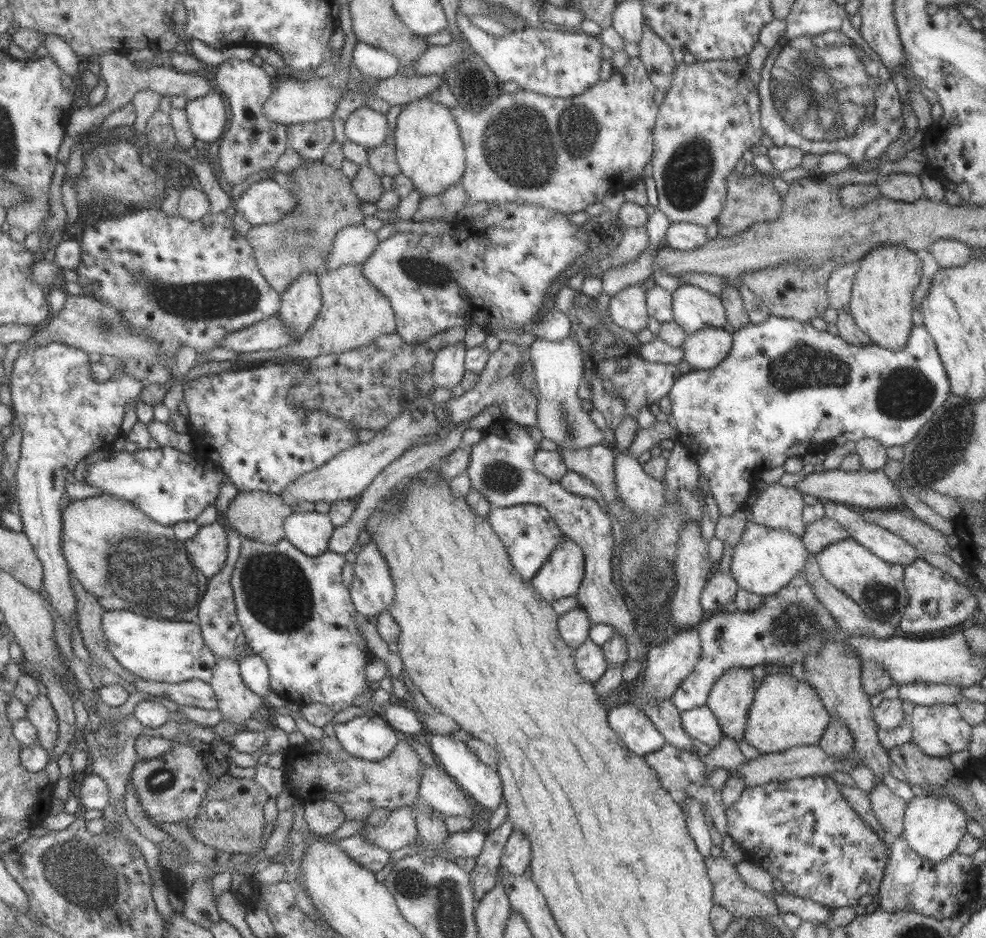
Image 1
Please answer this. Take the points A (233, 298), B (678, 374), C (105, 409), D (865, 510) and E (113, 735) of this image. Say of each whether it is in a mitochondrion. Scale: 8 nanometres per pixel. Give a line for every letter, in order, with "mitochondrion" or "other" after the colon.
A: mitochondrion
B: other
C: other
D: other
E: mitochondrion

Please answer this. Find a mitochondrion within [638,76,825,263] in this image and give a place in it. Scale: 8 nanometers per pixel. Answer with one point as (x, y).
(687, 173)

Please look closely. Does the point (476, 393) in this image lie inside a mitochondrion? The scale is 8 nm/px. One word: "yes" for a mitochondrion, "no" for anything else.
no

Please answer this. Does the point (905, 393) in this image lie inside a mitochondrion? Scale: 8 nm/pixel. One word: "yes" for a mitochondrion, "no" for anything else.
yes

